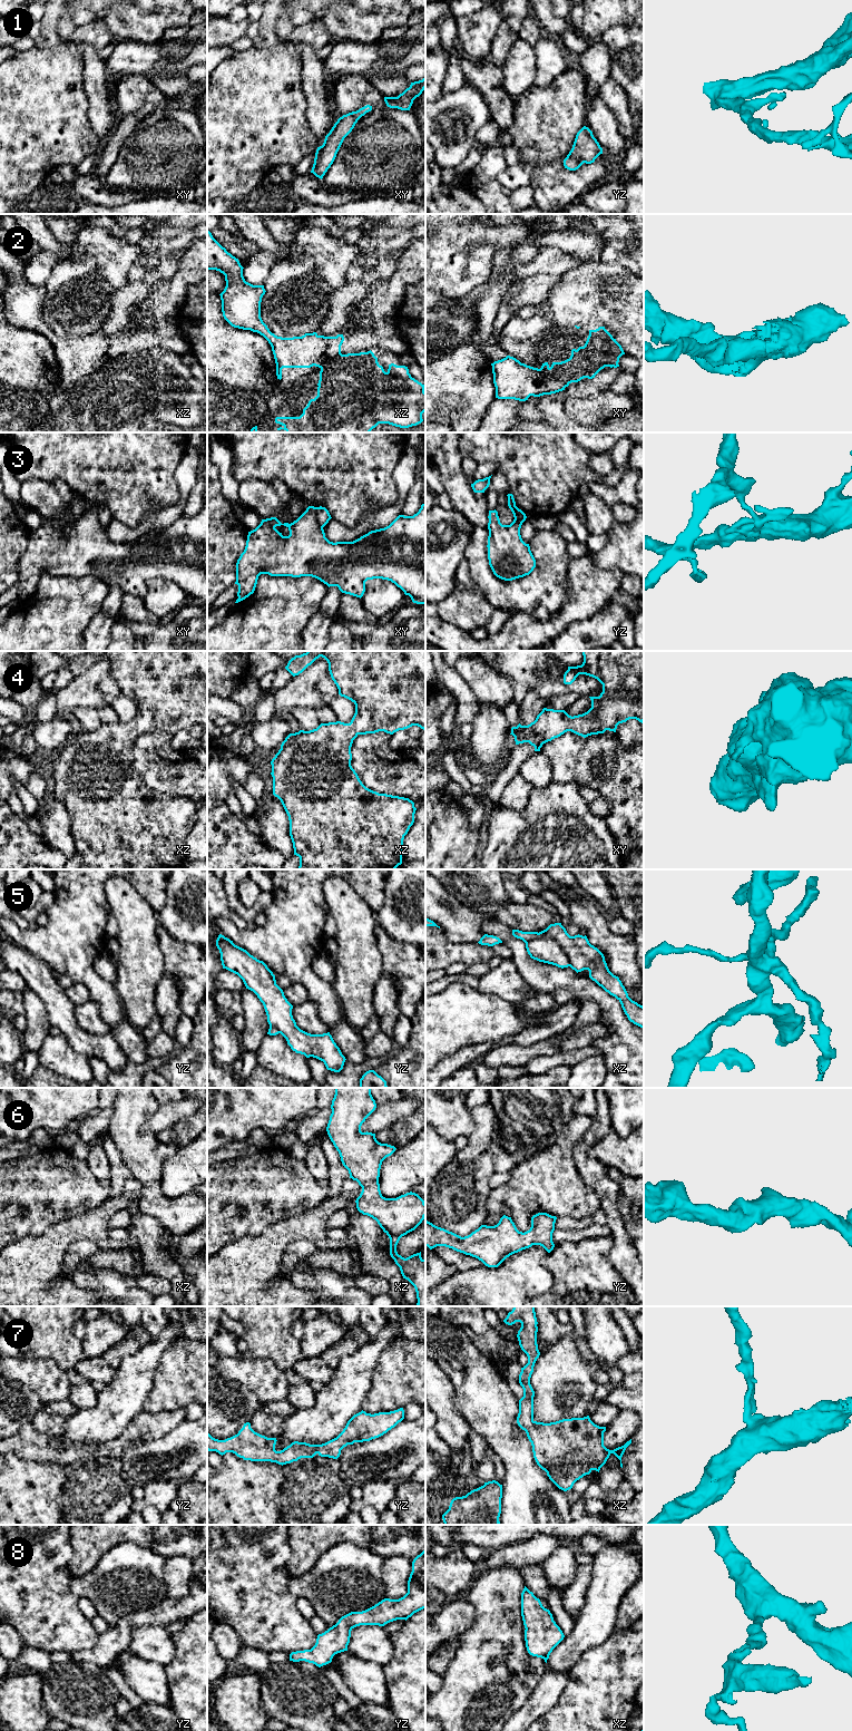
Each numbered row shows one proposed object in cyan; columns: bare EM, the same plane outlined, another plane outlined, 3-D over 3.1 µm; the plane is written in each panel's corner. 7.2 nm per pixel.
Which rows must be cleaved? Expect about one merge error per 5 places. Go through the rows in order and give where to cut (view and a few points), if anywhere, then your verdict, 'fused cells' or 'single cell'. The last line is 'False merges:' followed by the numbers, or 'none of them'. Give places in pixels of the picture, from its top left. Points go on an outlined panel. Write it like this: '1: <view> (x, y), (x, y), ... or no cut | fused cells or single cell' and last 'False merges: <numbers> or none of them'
1: no cut | single cell
2: xy (539, 369), (557, 378), (565, 387) | fused cells
3: xy (314, 507), (316, 521), (323, 526) | fused cells
4: no cut | single cell
5: no cut | single cell
6: no cut | single cell
7: no cut | single cell
8: no cut | single cell
False merges: 2, 3

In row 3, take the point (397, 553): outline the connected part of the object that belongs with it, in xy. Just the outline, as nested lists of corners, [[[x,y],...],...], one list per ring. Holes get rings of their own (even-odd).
[[[425,504],[413,516],[399,515],[389,526],[361,536],[353,542],[330,542],[325,537],[323,526],[317,523],[315,507],[306,510],[293,523],[282,524],[276,517],[262,519],[261,524],[248,532],[246,546],[236,563],[236,582],[238,592],[235,603],[238,603],[254,593],[258,576],[312,576],[330,586],[337,586],[342,593],[362,597],[365,592],[365,582],[373,578],[388,580],[409,595],[413,603],[425,605]],[[284,525],[290,535],[283,536],[275,527]]]

